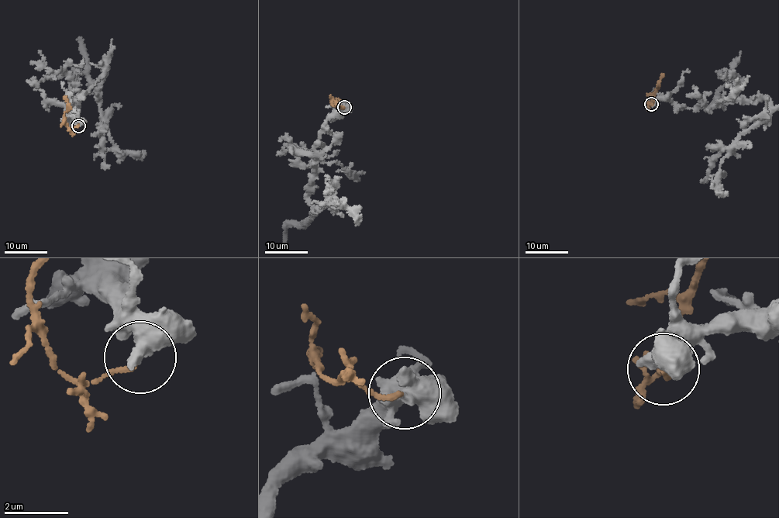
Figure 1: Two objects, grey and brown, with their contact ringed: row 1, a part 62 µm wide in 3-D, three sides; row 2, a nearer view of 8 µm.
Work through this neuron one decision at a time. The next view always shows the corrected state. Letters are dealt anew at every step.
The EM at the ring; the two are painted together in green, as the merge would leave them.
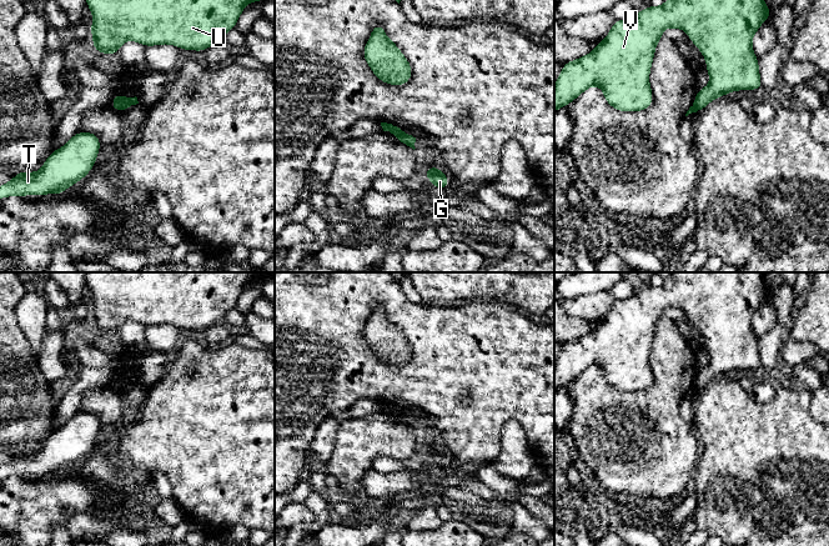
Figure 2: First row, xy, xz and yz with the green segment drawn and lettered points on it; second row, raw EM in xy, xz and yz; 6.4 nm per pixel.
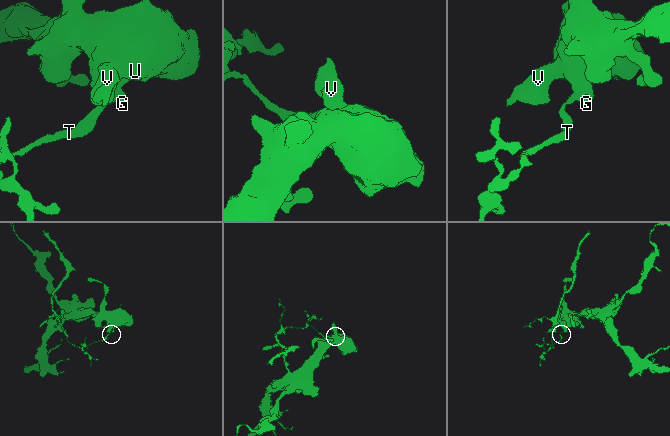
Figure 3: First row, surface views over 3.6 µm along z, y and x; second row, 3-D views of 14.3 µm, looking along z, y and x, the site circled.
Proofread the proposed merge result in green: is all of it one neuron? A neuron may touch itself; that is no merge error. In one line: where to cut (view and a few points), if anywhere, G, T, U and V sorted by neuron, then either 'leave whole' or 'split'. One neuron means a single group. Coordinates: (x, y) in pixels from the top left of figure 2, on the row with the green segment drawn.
cut in xz along (403, 133), (397, 136); G U V / T; split

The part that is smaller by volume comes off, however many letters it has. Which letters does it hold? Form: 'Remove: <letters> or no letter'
Remove: T

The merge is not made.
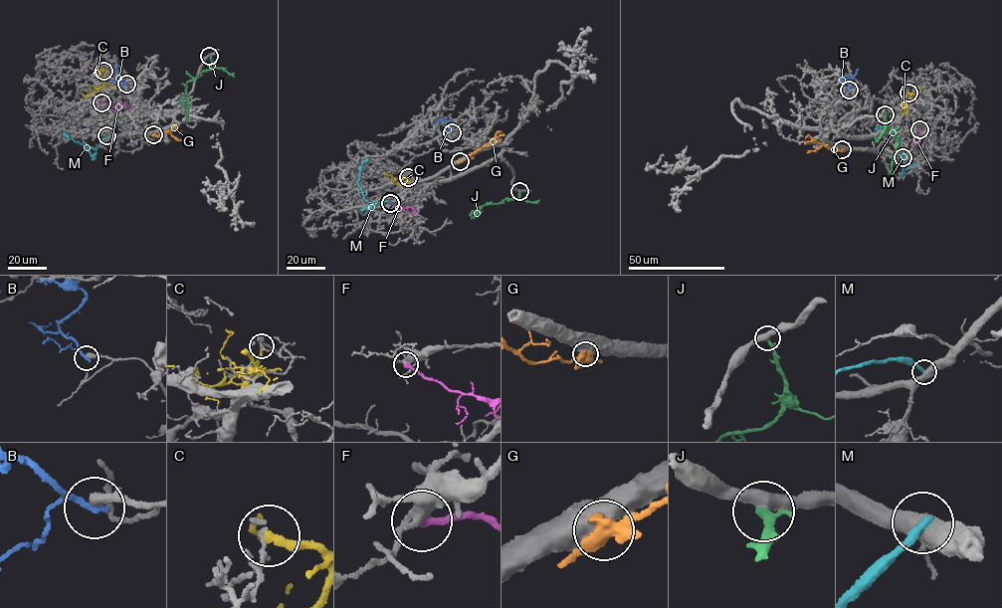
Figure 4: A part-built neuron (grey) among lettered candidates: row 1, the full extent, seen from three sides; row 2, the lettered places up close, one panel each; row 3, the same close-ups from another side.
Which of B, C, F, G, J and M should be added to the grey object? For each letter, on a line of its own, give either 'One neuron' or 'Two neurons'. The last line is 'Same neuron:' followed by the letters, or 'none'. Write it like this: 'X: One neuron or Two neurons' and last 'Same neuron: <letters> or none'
B: Two neurons
C: Two neurons
F: Two neurons
G: Two neurons
J: Two neurons
M: Two neurons
Same neuron: none

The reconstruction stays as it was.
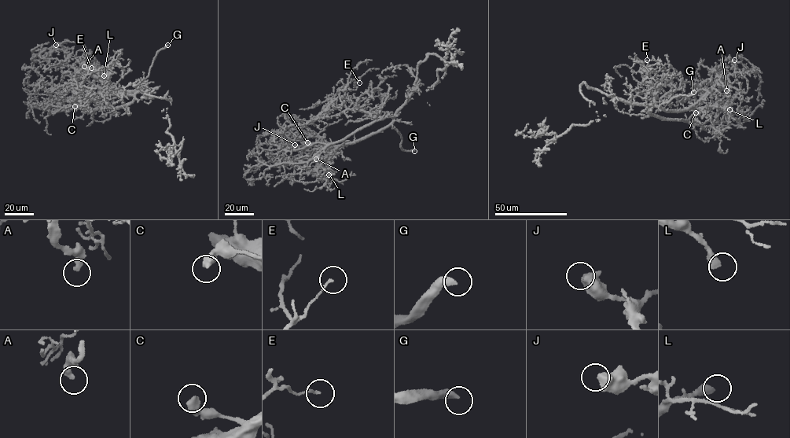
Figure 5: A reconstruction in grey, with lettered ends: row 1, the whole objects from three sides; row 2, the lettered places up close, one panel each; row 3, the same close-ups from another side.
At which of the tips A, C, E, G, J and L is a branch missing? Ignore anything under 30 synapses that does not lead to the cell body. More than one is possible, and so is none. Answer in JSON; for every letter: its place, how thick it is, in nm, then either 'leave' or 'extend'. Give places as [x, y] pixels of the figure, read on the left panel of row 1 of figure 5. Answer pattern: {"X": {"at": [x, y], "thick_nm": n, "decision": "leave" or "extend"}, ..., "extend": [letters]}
{"A": {"at": [84, 66], "thick_nm": 300, "decision": "leave"}, "C": {"at": [75, 106], "thick_nm": 440, "decision": "leave"}, "E": {"at": [91, 68], "thick_nm": 120, "decision": "leave"}, "G": {"at": [167, 45], "thick_nm": 400, "decision": "extend"}, "J": {"at": [56, 45], "thick_nm": 600, "decision": "leave"}, "L": {"at": [104, 75], "thick_nm": 420, "decision": "extend"}, "extend": ["G", "L"]}

